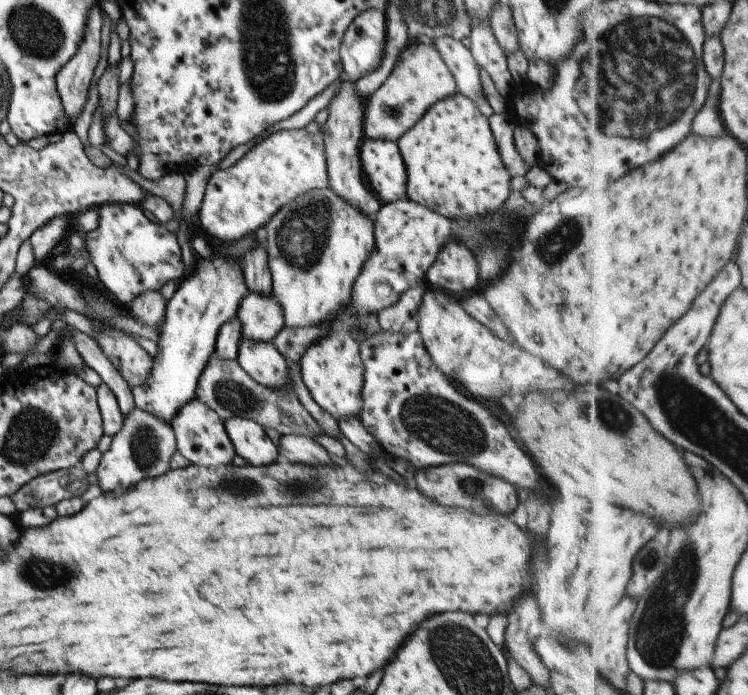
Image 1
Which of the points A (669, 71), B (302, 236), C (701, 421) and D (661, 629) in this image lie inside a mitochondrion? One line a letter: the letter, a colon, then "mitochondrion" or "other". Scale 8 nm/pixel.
A: mitochondrion
B: mitochondrion
C: mitochondrion
D: mitochondrion

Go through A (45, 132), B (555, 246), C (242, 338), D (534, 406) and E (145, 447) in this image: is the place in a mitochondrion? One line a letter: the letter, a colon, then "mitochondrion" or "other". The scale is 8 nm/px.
A: other
B: mitochondrion
C: other
D: other
E: mitochondrion

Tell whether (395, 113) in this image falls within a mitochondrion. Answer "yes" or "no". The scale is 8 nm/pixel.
yes

